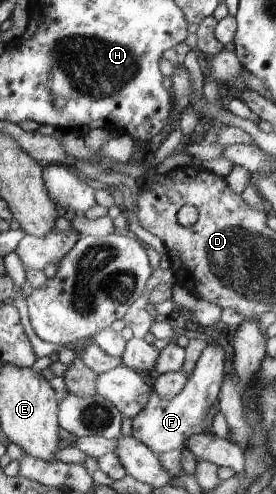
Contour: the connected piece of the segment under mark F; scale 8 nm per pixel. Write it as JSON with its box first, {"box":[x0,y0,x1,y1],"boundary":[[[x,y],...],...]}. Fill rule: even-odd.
{"box":[132,340,225,476],"boundary":[[[215,340],[209,343],[200,354],[195,368],[187,377],[184,389],[173,400],[165,400],[152,391],[146,407],[132,418],[132,437],[140,443],[147,445],[158,454],[164,469],[173,476],[182,471],[180,456],[185,447],[185,441],[191,435],[206,433],[207,413],[217,401],[221,385],[225,380],[224,373],[224,347]]]}

